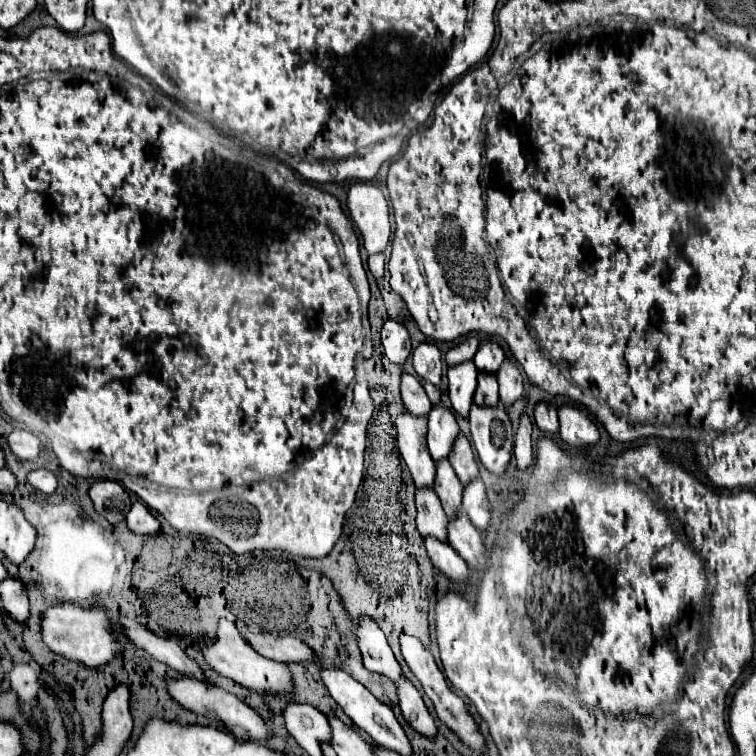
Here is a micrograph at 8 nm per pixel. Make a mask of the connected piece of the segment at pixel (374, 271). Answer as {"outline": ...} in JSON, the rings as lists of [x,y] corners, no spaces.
{"outline":[[[377,253],[377,255],[369,255],[369,259],[367,259],[367,267],[369,267],[369,271],[371,271],[371,275],[373,275],[375,279],[383,277],[385,255],[383,255],[383,253]]]}

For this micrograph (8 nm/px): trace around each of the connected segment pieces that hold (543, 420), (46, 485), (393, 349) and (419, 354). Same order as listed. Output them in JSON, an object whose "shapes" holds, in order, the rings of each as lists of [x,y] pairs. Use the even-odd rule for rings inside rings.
{"shapes":[[[[537,403],[535,407],[535,423],[539,425],[541,431],[555,433],[559,431],[559,419],[557,419],[557,409],[547,403]]],[[[47,469],[29,471],[29,473],[27,473],[27,483],[29,483],[33,489],[37,489],[37,491],[41,491],[41,493],[47,493],[47,495],[57,489],[57,477],[55,477],[51,471],[47,471]]],[[[393,319],[385,321],[381,329],[381,343],[385,347],[385,355],[399,355],[399,357],[389,357],[393,363],[405,363],[405,359],[411,353],[409,333],[399,321],[393,321]]],[[[421,343],[413,351],[413,367],[415,373],[433,385],[439,387],[441,375],[443,375],[443,361],[441,361],[441,349],[433,343]]]]}

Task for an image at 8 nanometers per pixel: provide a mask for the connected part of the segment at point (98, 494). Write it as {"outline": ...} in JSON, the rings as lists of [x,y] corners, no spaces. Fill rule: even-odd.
{"outline":[[[101,479],[91,483],[89,497],[95,505],[95,511],[101,517],[105,517],[111,525],[125,521],[125,513],[131,505],[131,499],[129,499],[129,493],[117,481]]]}

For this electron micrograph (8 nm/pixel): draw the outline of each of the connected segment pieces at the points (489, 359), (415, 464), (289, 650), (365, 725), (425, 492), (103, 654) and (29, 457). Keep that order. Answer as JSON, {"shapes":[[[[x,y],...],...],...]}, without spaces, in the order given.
{"shapes":[[[[483,341],[479,345],[479,351],[473,359],[473,363],[477,365],[479,371],[487,371],[487,373],[497,373],[501,363],[505,359],[505,351],[501,349],[499,343],[495,341]]],[[[407,409],[395,419],[397,427],[397,447],[411,471],[411,477],[417,487],[431,487],[435,479],[435,461],[429,457],[425,445],[427,433],[427,415],[415,417]]],[[[251,631],[241,633],[241,637],[245,637],[245,641],[249,641],[249,645],[253,645],[253,649],[257,649],[257,653],[261,653],[263,657],[269,657],[273,661],[305,663],[305,661],[315,659],[313,651],[295,637],[279,637],[273,633],[251,633]]],[[[323,669],[321,671],[321,681],[323,685],[327,687],[329,695],[335,699],[335,703],[345,711],[345,715],[361,729],[365,731],[377,745],[385,747],[385,749],[391,749],[399,755],[413,755],[413,749],[411,749],[411,743],[409,739],[405,737],[405,731],[401,729],[399,721],[395,719],[393,715],[393,709],[385,703],[381,703],[379,699],[375,699],[359,681],[355,681],[351,675],[347,675],[345,671],[341,669]]],[[[415,489],[415,507],[417,507],[417,529],[419,533],[433,535],[441,541],[447,541],[447,517],[441,507],[439,497],[433,489]]],[[[63,603],[45,609],[41,617],[41,635],[43,635],[43,643],[55,655],[61,655],[73,663],[83,663],[85,667],[99,667],[109,663],[119,649],[117,643],[119,633],[113,633],[109,629],[107,613],[97,605],[93,609],[81,609],[73,603]]],[[[13,429],[7,435],[7,445],[9,445],[11,453],[15,457],[19,457],[21,461],[33,461],[33,459],[37,459],[39,457],[39,449],[41,449],[39,439],[33,433],[23,431],[23,429]]]]}

